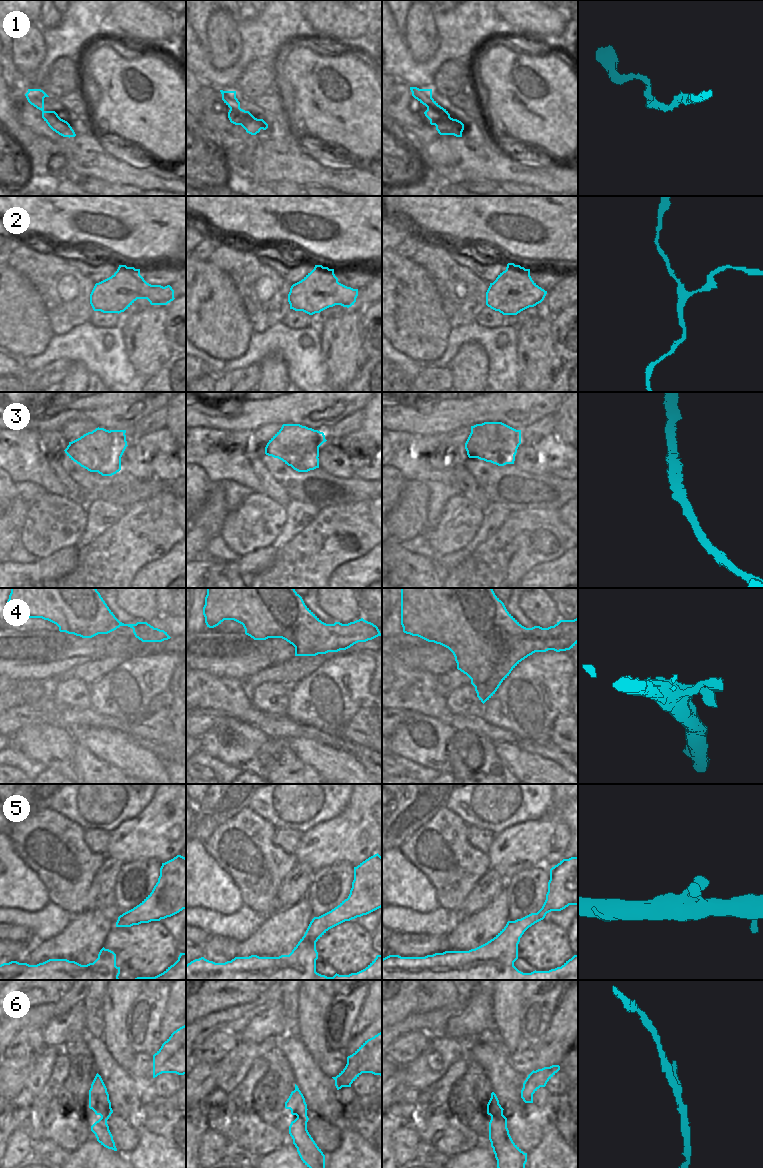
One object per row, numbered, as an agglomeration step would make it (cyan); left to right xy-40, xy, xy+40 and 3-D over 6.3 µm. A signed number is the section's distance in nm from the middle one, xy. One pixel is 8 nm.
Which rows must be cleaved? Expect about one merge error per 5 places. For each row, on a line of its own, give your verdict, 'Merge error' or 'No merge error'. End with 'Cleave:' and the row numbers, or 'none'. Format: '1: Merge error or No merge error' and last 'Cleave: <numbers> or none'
1: No merge error
2: No merge error
3: No merge error
4: No merge error
5: No merge error
6: No merge error
Cleave: none

